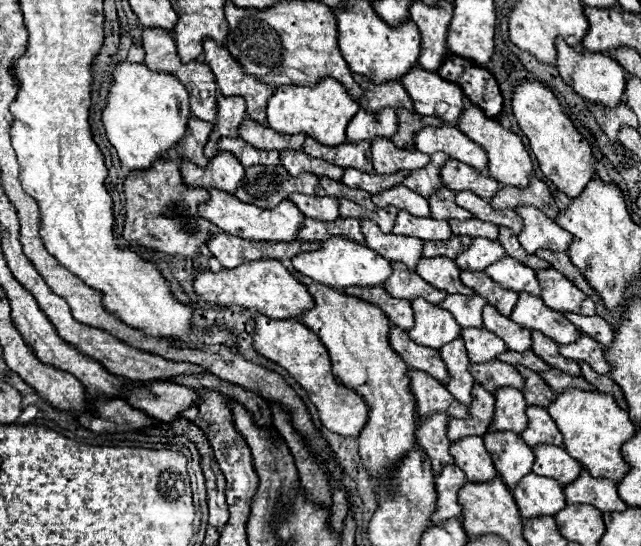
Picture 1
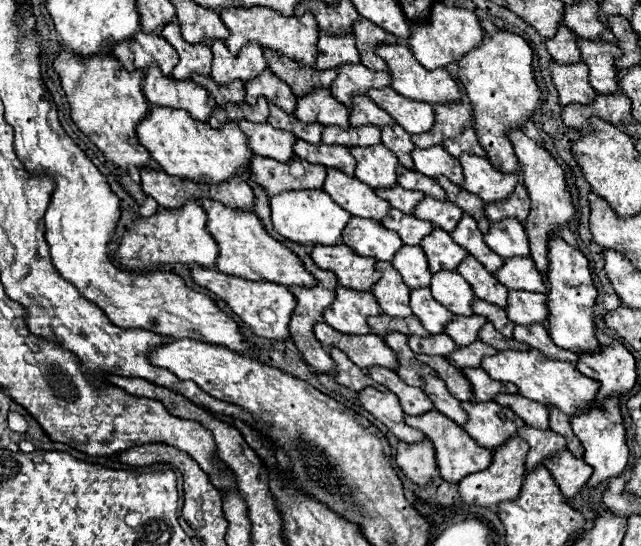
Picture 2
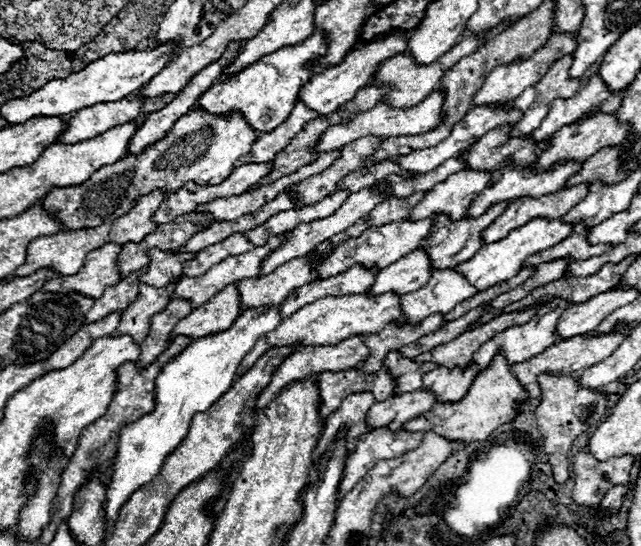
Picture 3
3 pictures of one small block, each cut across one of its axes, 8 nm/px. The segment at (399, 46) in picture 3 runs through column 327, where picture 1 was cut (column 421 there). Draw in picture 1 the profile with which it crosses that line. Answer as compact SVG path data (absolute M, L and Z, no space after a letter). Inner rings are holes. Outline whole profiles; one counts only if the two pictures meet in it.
M414 66L414 70L402 78L402 86L408 90L418 114L442 118L456 126L464 110L464 94L456 84Z

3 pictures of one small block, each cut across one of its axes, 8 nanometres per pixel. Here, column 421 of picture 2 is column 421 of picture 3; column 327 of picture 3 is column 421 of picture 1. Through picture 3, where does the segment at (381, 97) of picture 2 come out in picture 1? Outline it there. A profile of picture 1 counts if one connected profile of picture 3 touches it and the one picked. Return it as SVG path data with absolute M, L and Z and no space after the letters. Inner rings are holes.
M426 126L416 134L416 148L424 154L434 154L434 152L444 152L452 160L458 160L462 164L468 164L470 168L488 174L488 156L476 142L470 138L464 138L456 126L442 126L442 128L432 128Z

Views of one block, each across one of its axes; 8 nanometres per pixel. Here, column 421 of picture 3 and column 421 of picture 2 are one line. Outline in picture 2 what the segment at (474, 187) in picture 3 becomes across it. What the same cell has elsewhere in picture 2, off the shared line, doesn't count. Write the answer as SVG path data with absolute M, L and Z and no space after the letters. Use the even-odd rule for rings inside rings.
M424 196L424 202L416 206L414 216L426 222L432 222L446 232L452 232L460 222L460 218L464 216L464 212L456 210L456 206L452 206L450 202L440 202L440 200L434 200L432 196Z

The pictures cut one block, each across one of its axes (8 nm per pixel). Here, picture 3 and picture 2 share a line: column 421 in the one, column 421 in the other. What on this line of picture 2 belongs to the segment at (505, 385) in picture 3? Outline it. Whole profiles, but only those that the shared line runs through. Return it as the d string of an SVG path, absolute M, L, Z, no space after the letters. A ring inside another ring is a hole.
M432 410L432 412L426 412L422 416L406 416L406 422L408 426L420 430L426 434L426 438L434 444L436 448L436 458L438 458L438 470L440 470L440 476L450 482L450 484L458 484L464 476L468 474L474 474L474 472L480 472L484 468L490 466L492 462L492 452L490 450L484 450L482 446L478 446L464 430L462 426L454 424L452 420L448 420L444 414Z

